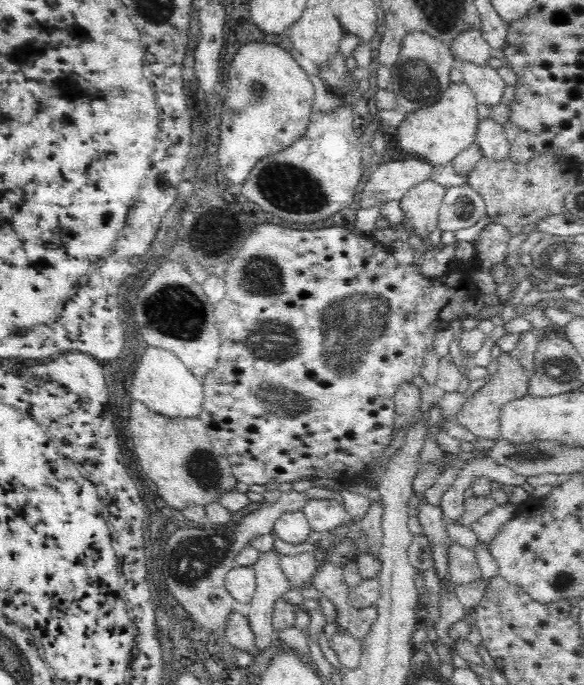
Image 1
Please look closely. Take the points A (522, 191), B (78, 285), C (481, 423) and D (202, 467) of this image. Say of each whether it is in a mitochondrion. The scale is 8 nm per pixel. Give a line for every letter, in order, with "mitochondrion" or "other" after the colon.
A: other
B: other
C: other
D: mitochondrion

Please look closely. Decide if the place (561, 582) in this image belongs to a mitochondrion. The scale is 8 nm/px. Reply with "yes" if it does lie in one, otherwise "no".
yes

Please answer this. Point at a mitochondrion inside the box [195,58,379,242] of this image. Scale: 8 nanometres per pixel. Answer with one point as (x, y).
(286, 187)

